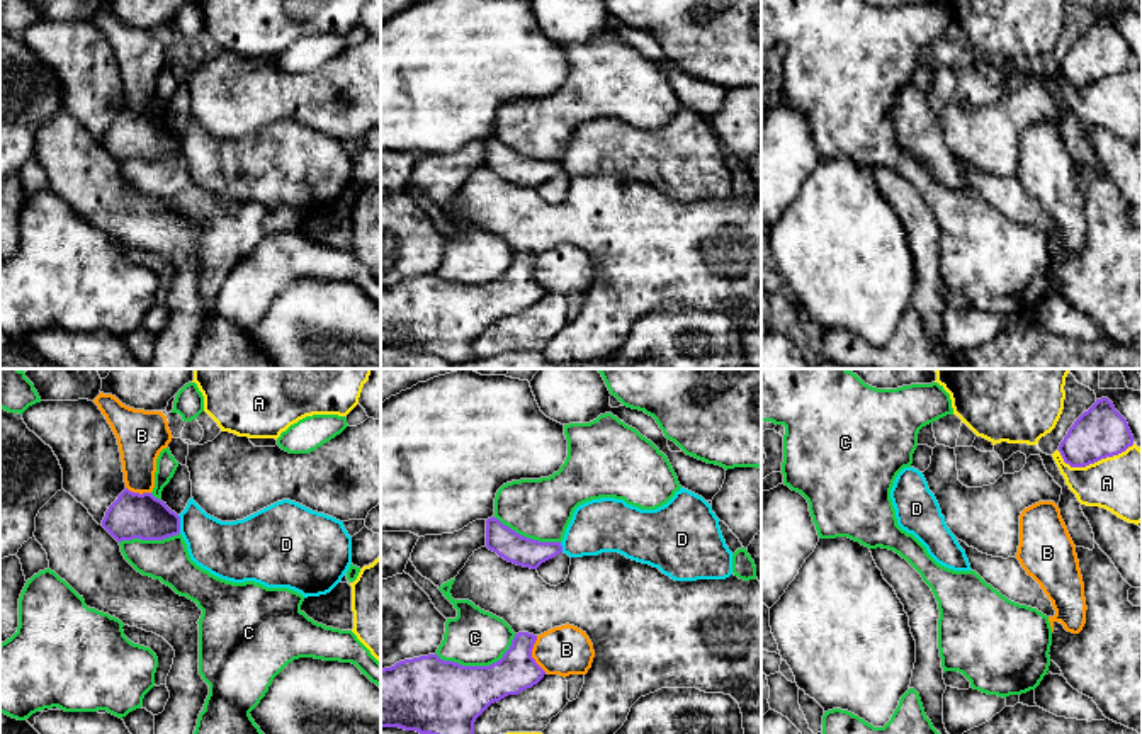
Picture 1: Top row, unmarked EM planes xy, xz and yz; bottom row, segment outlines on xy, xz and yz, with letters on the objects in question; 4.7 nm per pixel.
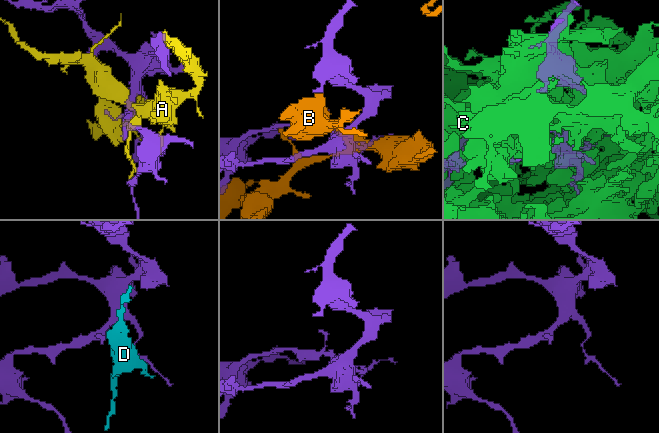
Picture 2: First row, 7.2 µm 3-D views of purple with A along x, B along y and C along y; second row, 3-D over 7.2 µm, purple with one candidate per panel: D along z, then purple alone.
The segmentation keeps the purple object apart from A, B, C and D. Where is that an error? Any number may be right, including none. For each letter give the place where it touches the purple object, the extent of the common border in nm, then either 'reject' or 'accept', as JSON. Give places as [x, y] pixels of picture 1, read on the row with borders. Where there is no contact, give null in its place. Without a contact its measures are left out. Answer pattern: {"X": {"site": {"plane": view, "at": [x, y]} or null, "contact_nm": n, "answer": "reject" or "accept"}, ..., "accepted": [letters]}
{"A": {"site": {"plane": "yz", "at": [1093, 462]}, "contact_nm": 360, "answer": "reject"}, "B": {"site": {"plane": "xz", "at": [531, 654]}, "contact_nm": 180, "answer": "reject"}, "C": {"site": {"plane": "xz", "at": [480, 666]}, "contact_nm": 400, "answer": "reject"}, "D": {"site": {"plane": "xy", "at": [179, 524]}, "contact_nm": 90, "answer": "reject"}, "accepted": []}

